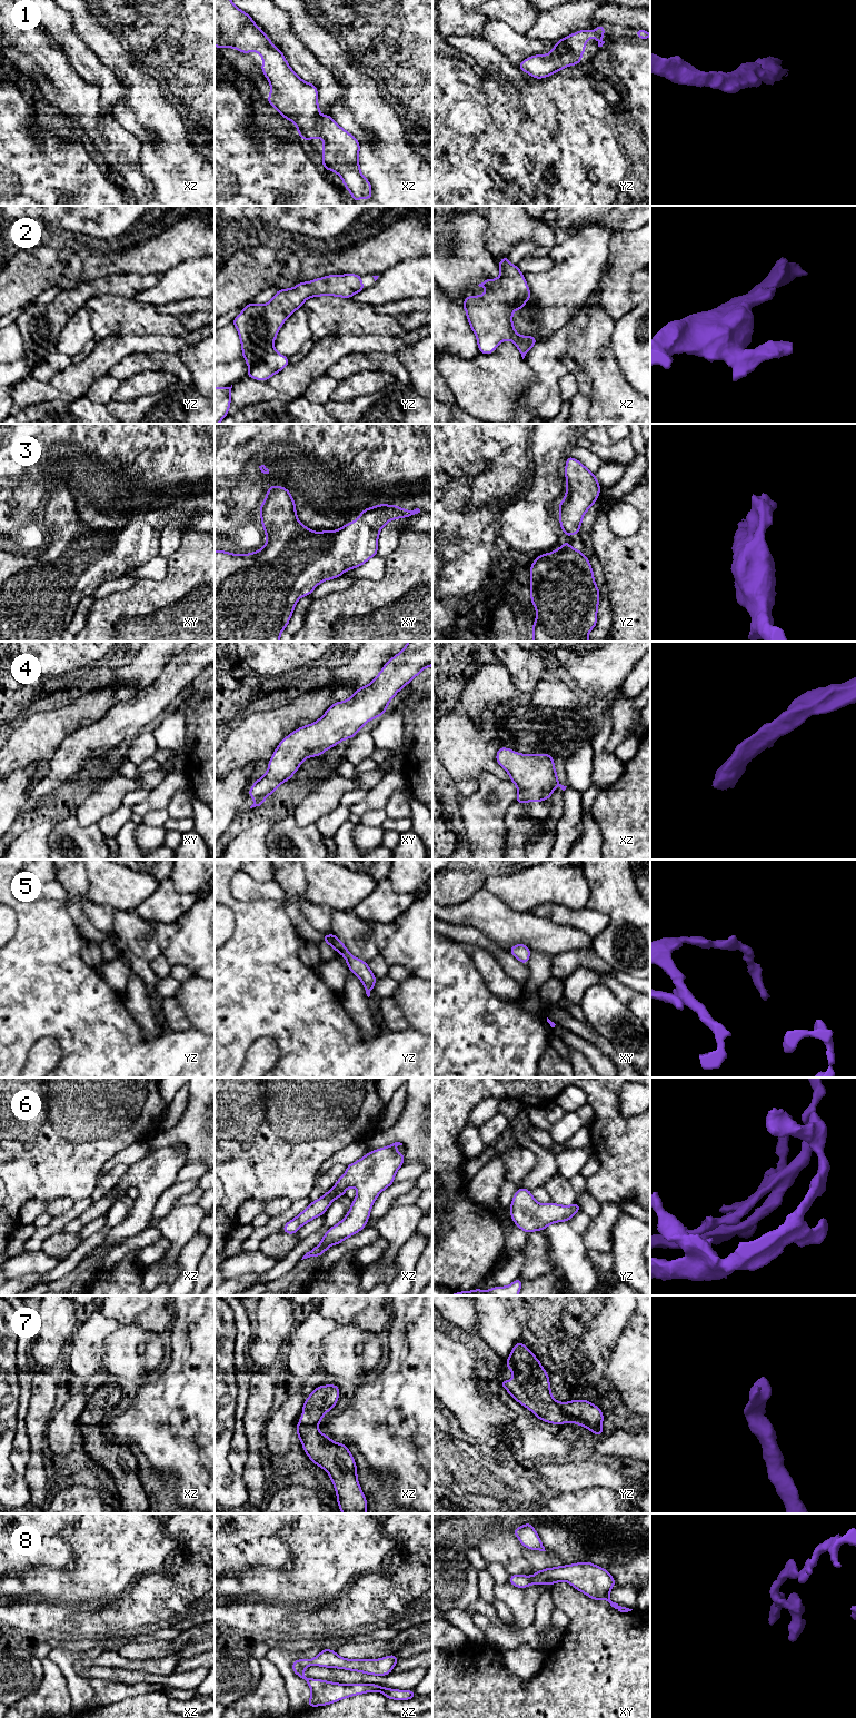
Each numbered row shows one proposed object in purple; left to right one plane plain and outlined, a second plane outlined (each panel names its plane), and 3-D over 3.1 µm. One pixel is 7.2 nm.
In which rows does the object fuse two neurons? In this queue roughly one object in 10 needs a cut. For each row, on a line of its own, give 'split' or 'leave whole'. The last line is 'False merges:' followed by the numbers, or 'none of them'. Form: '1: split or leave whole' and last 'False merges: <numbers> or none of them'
1: leave whole
2: leave whole
3: leave whole
4: leave whole
5: leave whole
6: leave whole
7: leave whole
8: leave whole
False merges: none of them

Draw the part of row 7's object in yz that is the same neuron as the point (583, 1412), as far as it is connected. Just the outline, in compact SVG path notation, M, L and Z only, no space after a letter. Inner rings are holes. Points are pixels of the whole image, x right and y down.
M522 1342L514 1345L505 1362L515 1379L500 1381L499 1384L536 1418L558 1426L566 1421L580 1424L597 1437L604 1433L600 1408L588 1400L557 1402L550 1391L549 1376Z

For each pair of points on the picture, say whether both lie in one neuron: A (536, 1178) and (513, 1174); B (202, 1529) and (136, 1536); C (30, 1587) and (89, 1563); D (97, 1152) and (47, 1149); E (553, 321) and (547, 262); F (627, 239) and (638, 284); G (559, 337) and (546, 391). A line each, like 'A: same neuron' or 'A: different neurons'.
A: different neurons
B: different neurons
C: same neuron
D: same neuron
E: different neurons
F: different neurons
G: same neuron

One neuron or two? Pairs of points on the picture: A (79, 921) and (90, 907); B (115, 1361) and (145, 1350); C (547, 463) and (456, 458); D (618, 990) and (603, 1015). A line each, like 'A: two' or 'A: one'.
A: two
B: one
C: two
D: two

